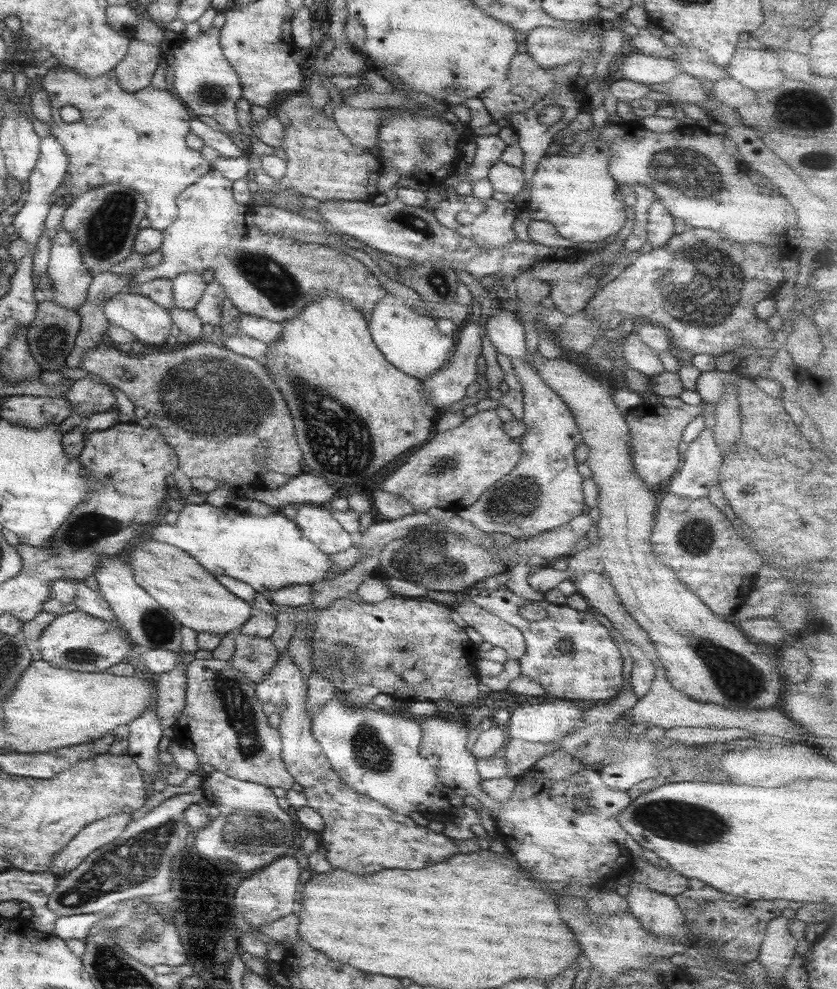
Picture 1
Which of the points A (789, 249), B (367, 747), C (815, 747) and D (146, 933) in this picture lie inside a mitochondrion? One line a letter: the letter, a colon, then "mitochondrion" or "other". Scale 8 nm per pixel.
A: other
B: mitochondrion
C: other
D: mitochondrion

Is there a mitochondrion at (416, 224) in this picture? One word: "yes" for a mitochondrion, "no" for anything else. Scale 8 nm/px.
yes

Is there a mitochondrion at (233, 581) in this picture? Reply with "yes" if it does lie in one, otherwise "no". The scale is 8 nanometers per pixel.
no

